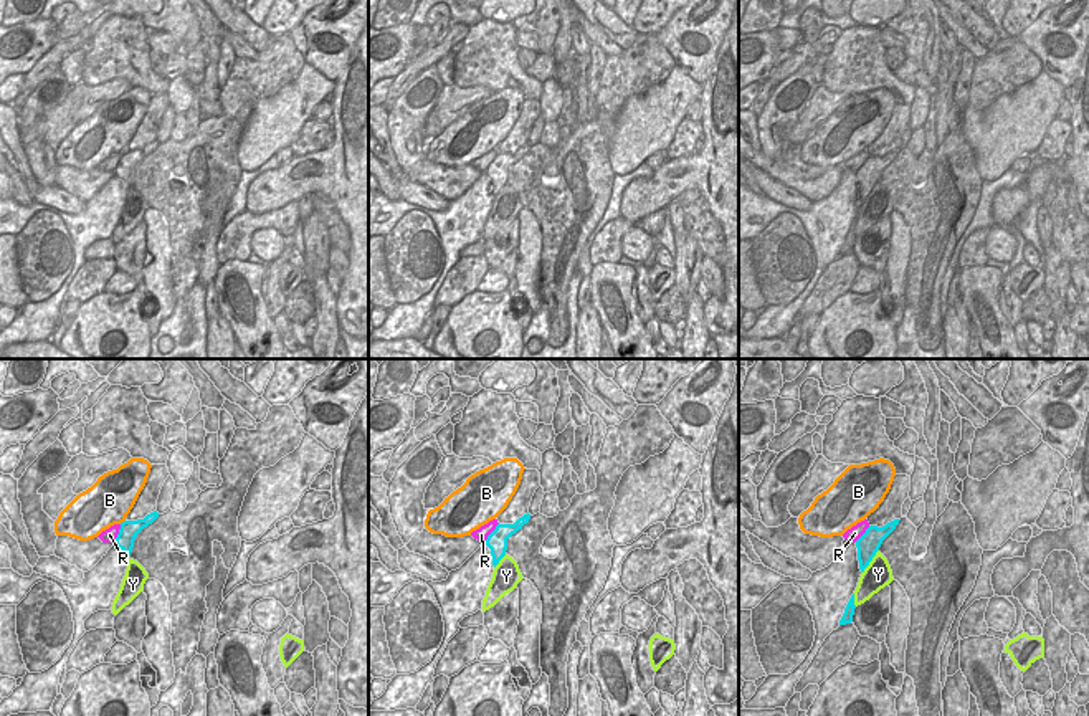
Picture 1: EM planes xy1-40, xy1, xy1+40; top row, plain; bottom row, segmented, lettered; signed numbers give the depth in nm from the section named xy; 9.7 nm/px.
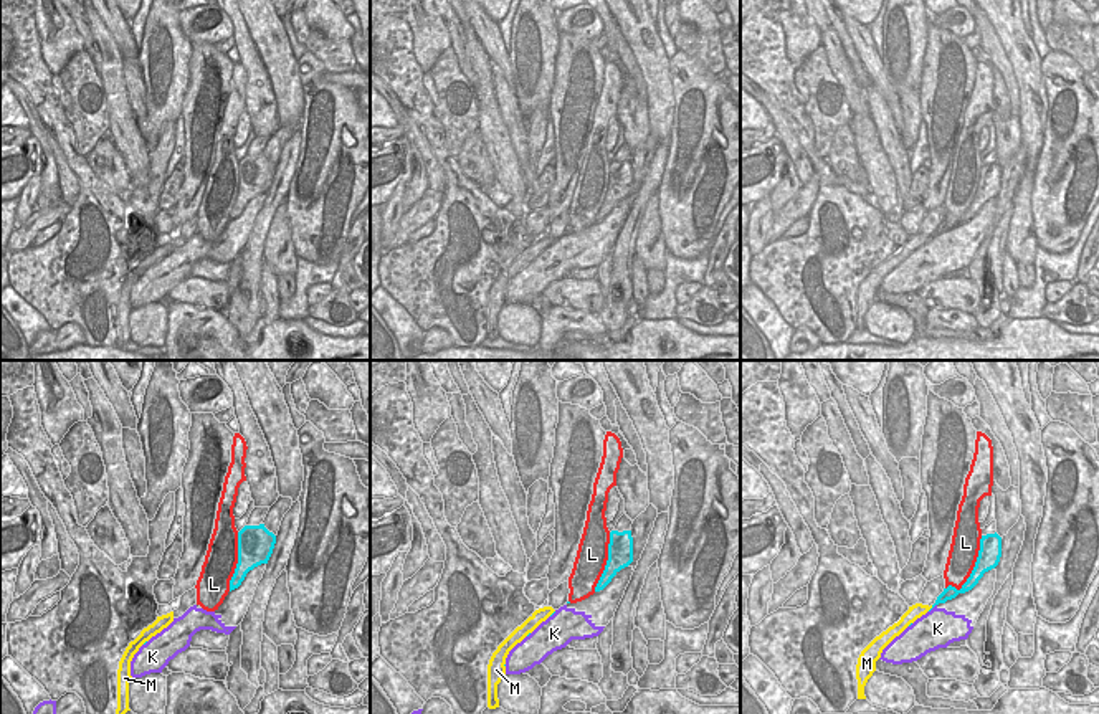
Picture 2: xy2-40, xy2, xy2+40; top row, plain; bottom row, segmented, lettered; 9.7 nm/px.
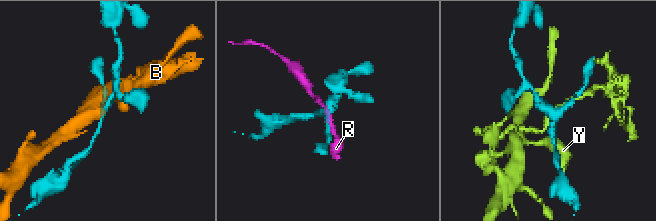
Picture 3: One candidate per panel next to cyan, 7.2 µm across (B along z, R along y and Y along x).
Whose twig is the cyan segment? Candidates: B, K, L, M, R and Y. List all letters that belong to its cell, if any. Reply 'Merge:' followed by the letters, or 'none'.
Merge: M

